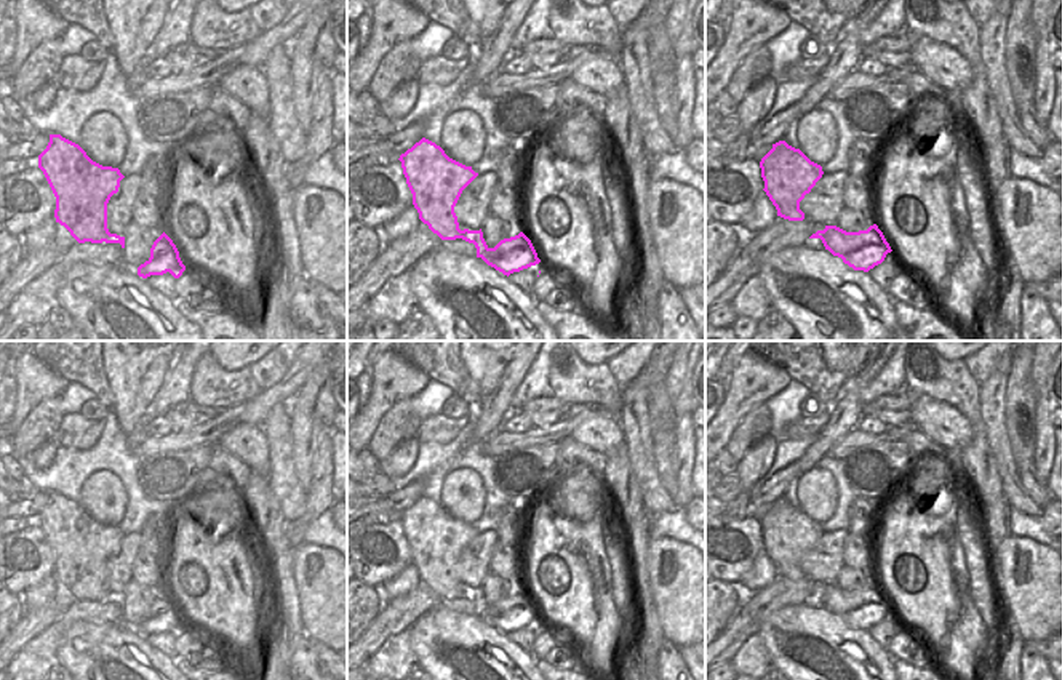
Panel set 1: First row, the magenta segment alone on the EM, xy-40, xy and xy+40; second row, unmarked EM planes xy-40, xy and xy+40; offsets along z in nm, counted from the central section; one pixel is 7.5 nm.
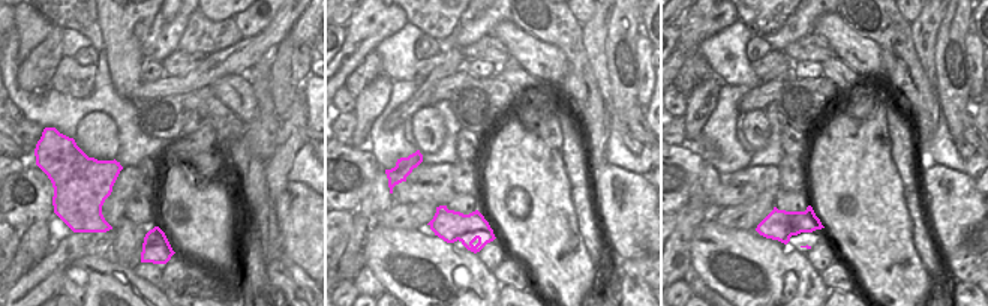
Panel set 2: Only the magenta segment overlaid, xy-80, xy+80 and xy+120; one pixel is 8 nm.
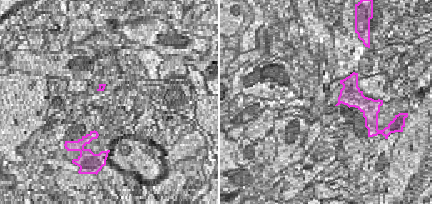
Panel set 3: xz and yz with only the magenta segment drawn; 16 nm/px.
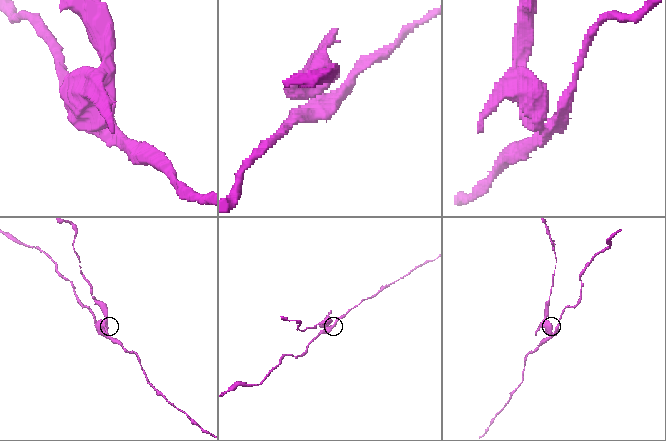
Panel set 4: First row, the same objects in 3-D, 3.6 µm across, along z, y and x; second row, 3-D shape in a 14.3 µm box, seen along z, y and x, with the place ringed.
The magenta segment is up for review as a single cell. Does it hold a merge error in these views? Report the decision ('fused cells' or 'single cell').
fused cells

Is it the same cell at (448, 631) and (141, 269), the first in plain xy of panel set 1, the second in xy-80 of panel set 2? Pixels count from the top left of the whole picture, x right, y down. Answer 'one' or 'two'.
two

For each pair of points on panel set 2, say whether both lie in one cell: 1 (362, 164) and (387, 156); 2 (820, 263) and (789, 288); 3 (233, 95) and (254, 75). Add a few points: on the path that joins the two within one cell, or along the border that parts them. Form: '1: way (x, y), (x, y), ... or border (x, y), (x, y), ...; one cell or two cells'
1: border (359, 149), (366, 149), (380, 168); two cells
2: border (808, 249), (807, 258), (819, 272); two cells
3: border (245, 74), (254, 92), (258, 114); two cells

